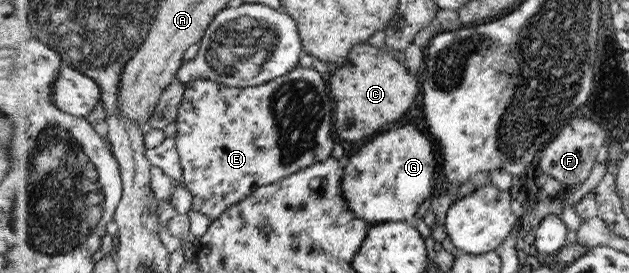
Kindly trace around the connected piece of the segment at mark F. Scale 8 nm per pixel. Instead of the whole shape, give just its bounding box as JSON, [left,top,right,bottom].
[540,118,606,188]

